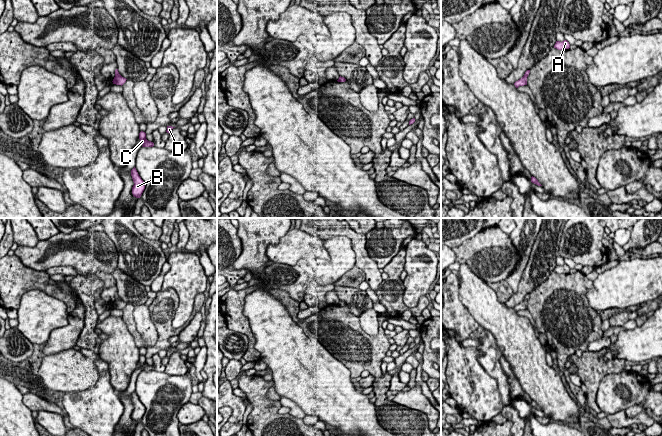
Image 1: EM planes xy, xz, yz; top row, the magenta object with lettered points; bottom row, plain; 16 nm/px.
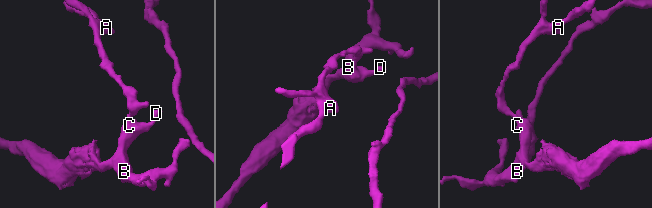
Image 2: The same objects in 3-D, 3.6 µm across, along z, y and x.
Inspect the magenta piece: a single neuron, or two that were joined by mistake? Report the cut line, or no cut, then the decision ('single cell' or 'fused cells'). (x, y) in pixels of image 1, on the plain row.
cut in xy along (119, 298), (115, 300); fused cells

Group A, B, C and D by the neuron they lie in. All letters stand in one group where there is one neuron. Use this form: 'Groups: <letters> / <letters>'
Groups: A / B C D

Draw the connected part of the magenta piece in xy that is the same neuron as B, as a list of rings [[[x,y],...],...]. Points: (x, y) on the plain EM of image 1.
[[[135,391],[131,394],[131,400],[134,406],[132,418],[136,422],[140,422],[145,413],[145,406],[141,403]]]

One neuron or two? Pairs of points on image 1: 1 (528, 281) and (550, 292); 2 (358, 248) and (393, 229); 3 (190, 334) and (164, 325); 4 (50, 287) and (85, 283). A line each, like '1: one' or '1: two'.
1: two
2: two
3: two
4: two

